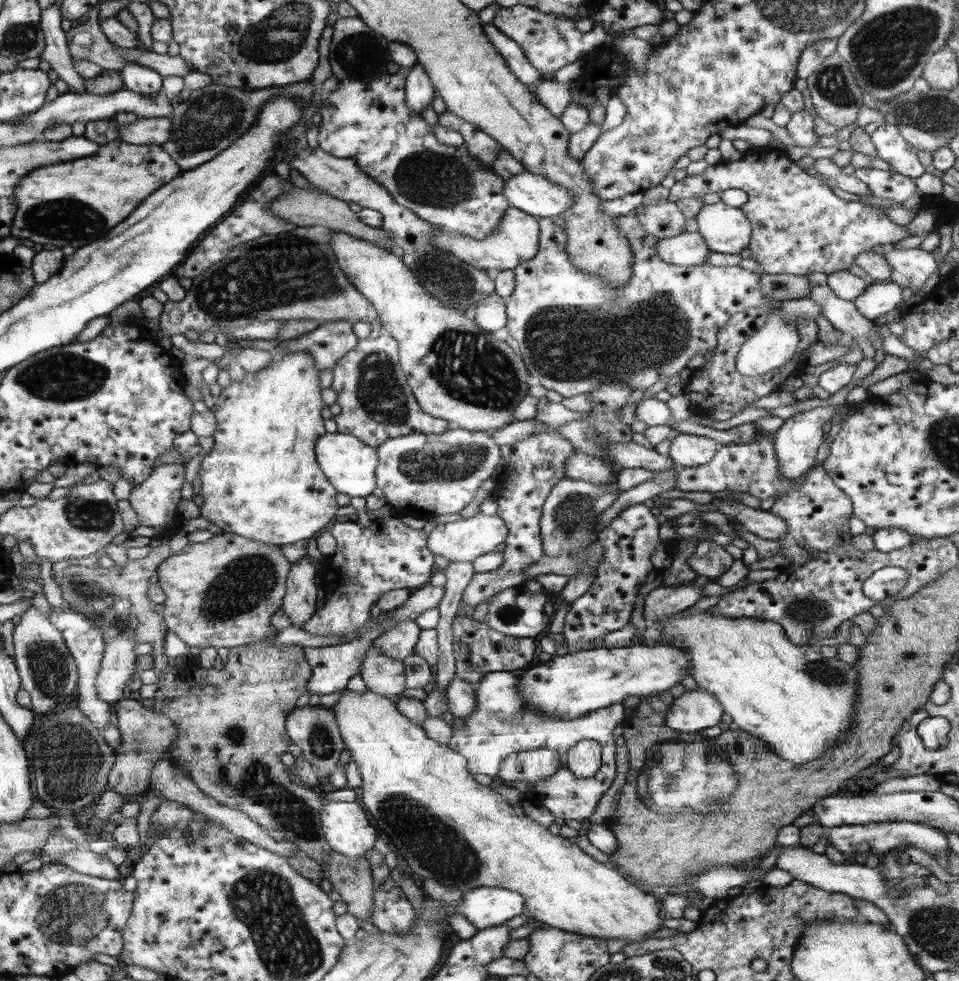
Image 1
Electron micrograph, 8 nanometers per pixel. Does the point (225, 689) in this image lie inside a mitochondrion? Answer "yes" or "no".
no

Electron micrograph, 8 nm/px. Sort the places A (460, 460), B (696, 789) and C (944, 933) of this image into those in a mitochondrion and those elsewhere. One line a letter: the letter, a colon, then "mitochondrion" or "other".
A: mitochondrion
B: mitochondrion
C: mitochondrion

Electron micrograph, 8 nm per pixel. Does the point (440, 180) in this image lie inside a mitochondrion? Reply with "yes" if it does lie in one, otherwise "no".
yes

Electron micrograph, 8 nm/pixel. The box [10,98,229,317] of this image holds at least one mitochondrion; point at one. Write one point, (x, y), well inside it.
(69, 218)

